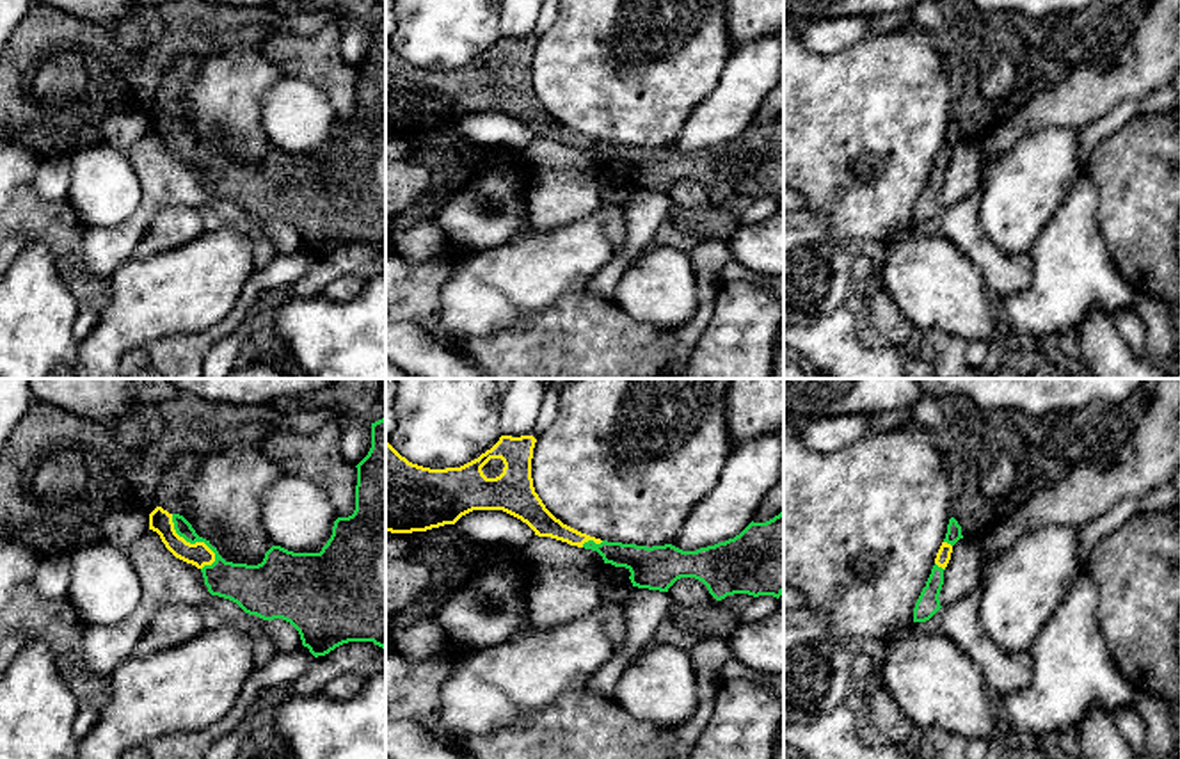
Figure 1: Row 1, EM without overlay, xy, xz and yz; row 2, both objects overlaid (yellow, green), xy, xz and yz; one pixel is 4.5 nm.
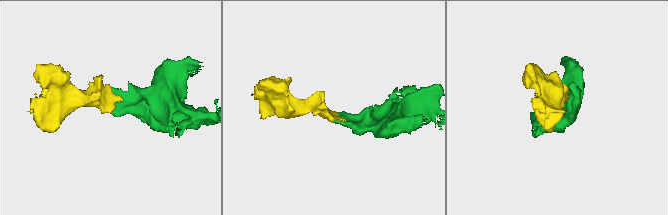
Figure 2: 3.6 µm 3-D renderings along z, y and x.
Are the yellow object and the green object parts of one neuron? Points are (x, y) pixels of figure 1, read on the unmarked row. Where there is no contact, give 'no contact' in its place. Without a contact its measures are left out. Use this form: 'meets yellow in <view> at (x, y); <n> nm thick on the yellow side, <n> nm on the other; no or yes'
meets yellow in xy at (192, 146); 110 nm thick on the yellow side, 170 nm on the other; yes

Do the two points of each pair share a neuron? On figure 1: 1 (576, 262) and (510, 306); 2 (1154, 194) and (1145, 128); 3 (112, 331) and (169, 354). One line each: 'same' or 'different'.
1: same
2: same
3: different

